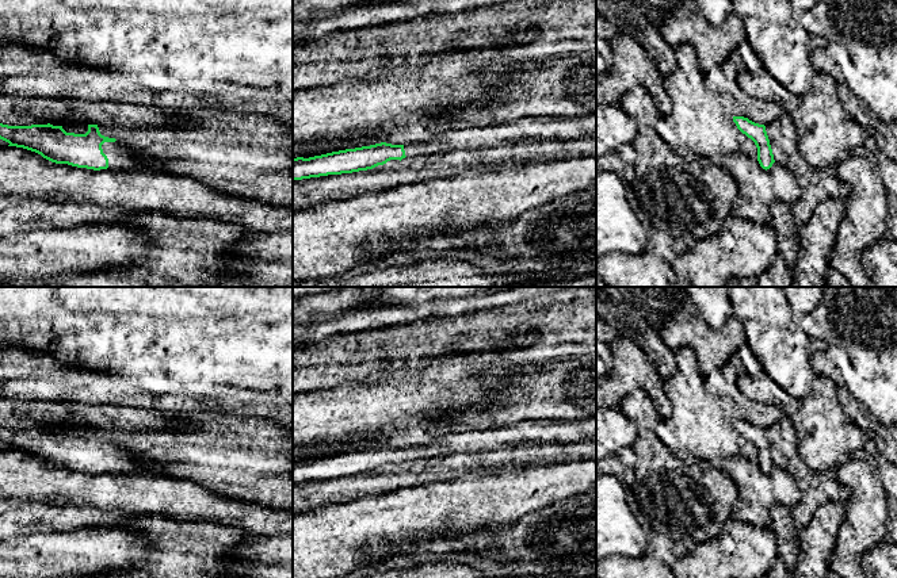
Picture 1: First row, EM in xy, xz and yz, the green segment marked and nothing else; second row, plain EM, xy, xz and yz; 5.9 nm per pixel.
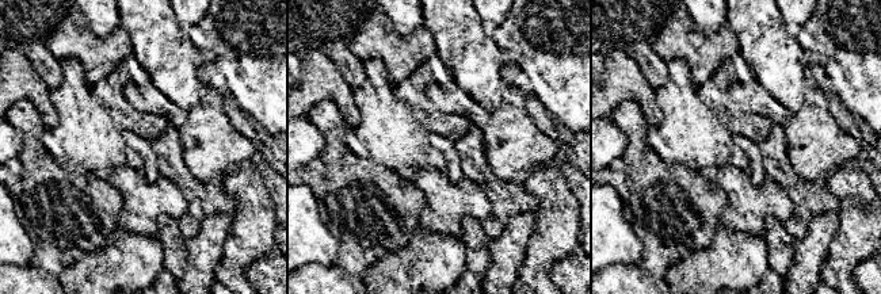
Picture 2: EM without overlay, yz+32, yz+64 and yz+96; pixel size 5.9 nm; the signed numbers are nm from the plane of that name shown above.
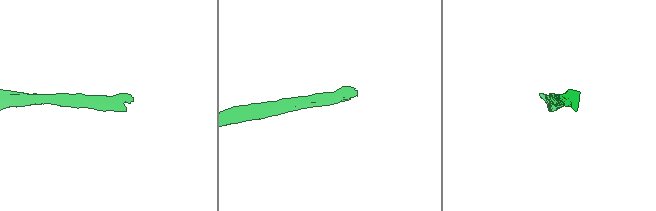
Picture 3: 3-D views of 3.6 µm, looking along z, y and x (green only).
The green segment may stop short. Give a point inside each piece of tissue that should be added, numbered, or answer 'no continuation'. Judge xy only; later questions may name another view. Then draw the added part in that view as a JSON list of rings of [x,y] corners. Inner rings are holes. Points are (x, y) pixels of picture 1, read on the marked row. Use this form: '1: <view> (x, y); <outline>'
1: xy (121, 156); [[[123,141],[104,142],[102,149],[108,158],[108,169],[152,171],[148,160]]]

